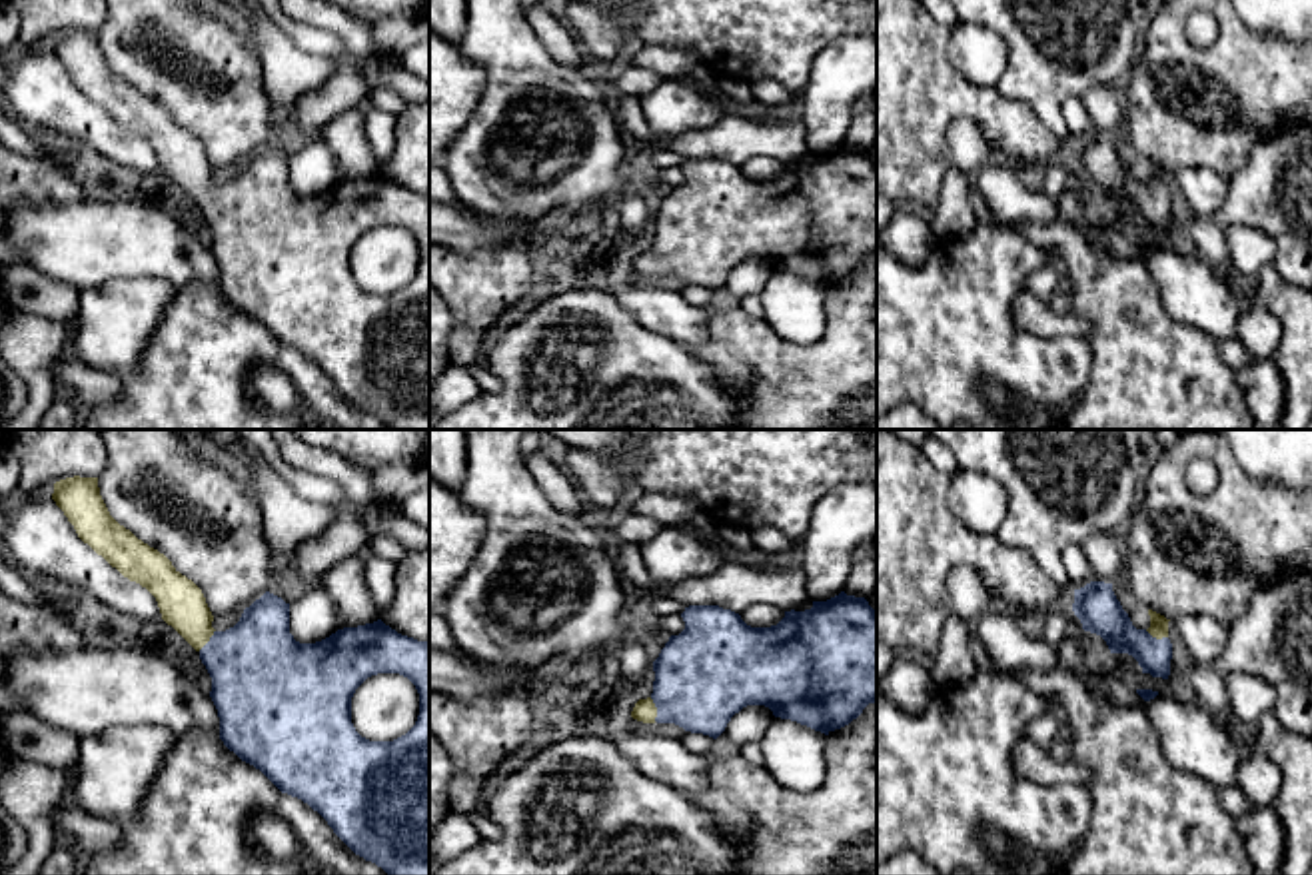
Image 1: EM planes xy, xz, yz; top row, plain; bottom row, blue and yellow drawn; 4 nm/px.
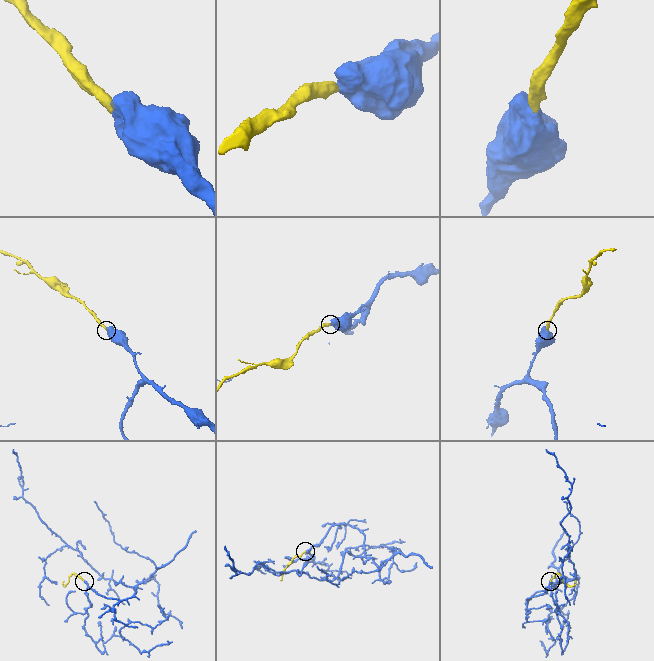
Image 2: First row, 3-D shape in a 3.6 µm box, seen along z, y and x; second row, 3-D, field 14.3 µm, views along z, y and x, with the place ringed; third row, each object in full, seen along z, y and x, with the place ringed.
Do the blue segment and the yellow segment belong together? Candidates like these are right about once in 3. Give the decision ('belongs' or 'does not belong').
belongs

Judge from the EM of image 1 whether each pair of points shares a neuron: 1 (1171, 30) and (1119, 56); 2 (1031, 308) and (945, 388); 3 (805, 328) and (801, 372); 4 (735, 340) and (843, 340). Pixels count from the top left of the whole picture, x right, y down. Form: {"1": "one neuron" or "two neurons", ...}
{"1": "two neurons", "2": "two neurons", "3": "two neurons", "4": "one neuron"}

